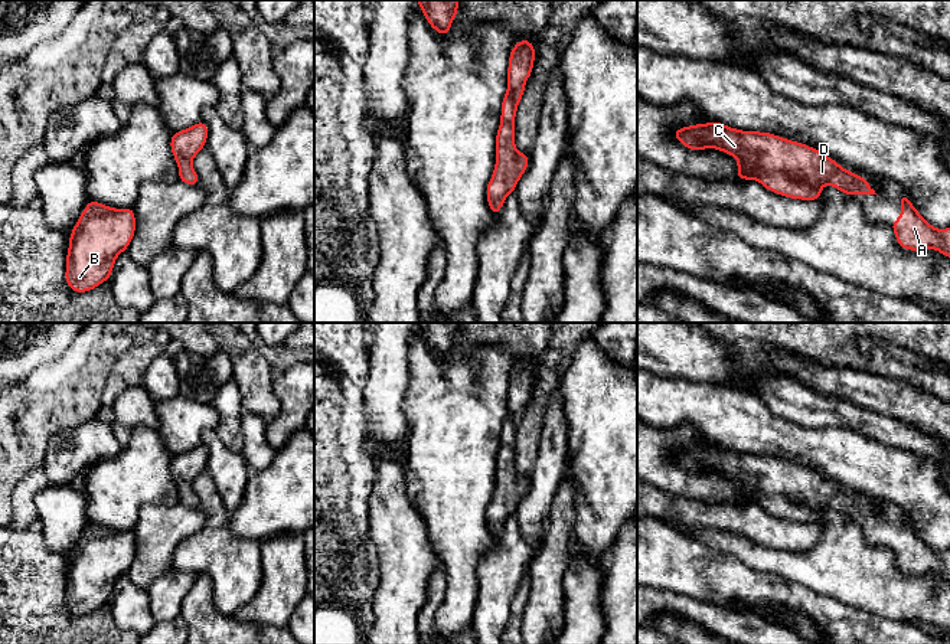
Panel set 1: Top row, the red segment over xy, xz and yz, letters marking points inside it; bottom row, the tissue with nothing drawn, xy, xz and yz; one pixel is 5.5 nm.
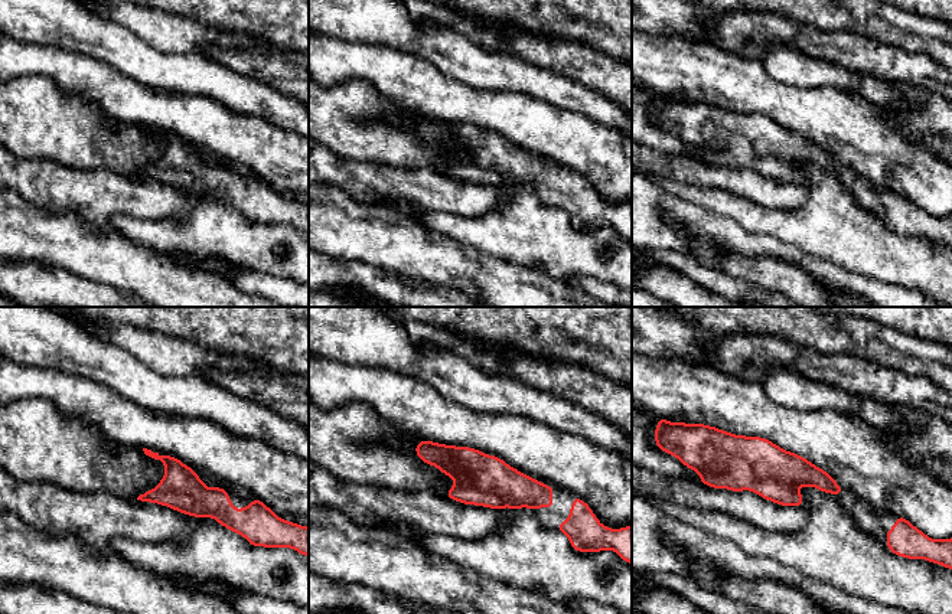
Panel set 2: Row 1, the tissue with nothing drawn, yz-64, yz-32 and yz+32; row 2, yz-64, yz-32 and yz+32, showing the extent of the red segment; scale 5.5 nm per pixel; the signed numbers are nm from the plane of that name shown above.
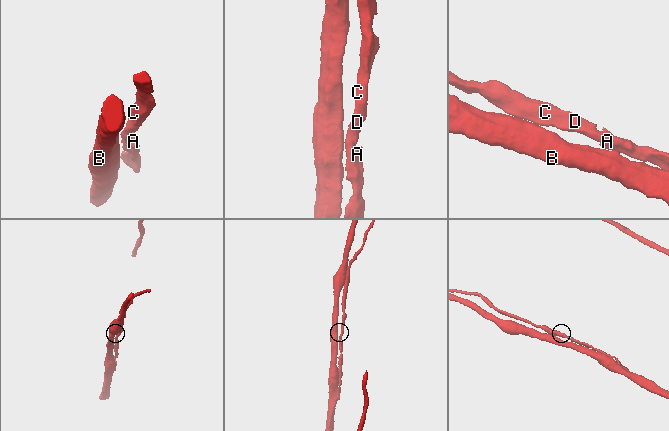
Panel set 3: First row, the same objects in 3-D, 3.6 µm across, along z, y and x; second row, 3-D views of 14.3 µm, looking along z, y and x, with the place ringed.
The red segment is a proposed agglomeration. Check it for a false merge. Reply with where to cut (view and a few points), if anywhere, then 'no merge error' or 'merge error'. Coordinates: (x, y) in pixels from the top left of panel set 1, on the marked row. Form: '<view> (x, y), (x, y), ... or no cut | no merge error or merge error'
no cut | no merge error

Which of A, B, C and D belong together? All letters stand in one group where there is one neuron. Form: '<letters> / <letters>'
A B C D

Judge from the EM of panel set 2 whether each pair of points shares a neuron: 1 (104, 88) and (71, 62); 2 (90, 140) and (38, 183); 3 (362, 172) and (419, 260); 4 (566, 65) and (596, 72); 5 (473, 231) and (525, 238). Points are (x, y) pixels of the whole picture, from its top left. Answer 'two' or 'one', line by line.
1: one
2: two
3: two
4: one
5: one

